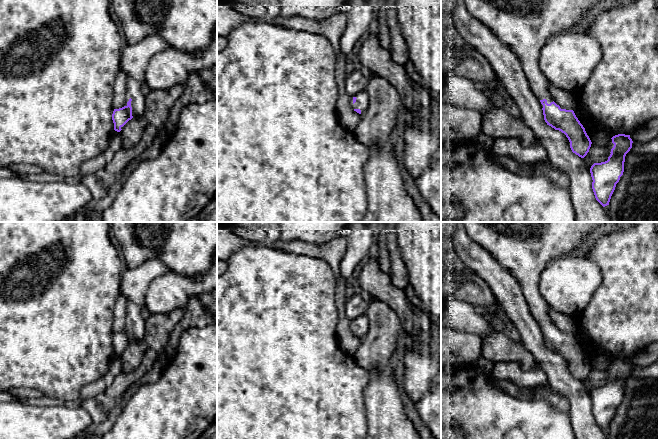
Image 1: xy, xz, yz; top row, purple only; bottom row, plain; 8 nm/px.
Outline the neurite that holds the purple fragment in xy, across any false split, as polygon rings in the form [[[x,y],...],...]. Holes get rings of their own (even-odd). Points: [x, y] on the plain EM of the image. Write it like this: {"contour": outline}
{"contour": [[[127,301],[126,327],[122,332],[114,333],[112,344],[114,354],[120,356],[122,351],[132,342],[144,345],[145,319],[142,317],[142,309],[132,301]]]}

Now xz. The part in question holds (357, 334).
{"contour": [[[366,314],[358,316],[350,323],[350,331],[359,338],[364,338],[369,329],[369,320]]]}

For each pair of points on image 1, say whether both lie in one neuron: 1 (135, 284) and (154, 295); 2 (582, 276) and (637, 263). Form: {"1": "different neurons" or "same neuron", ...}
{"1": "different neurons", "2": "different neurons"}

